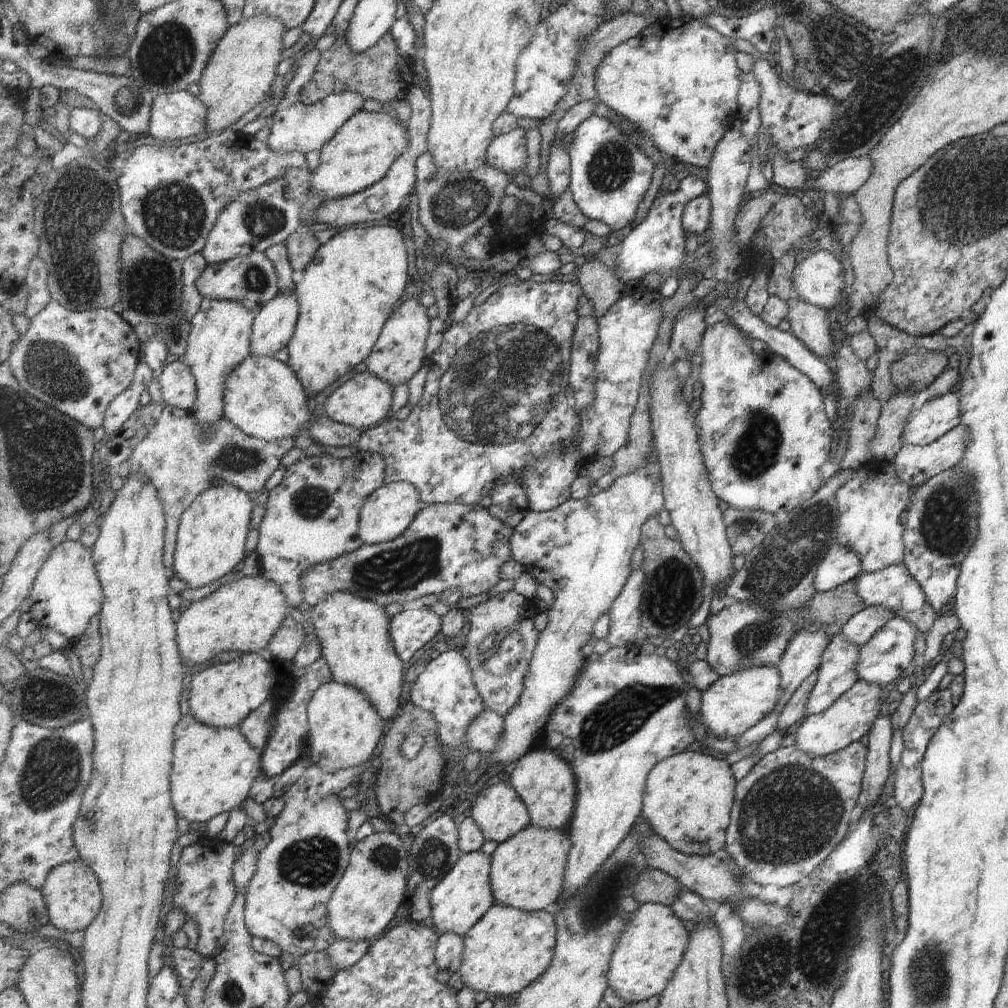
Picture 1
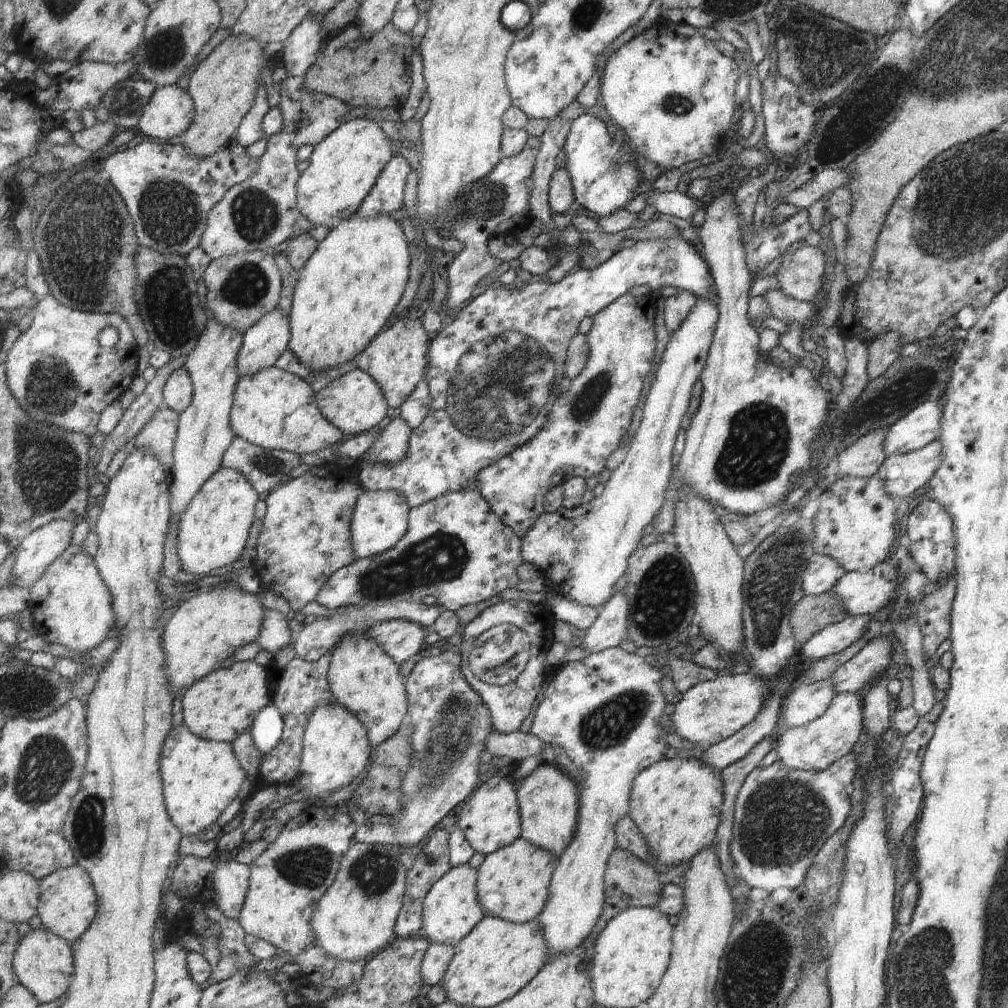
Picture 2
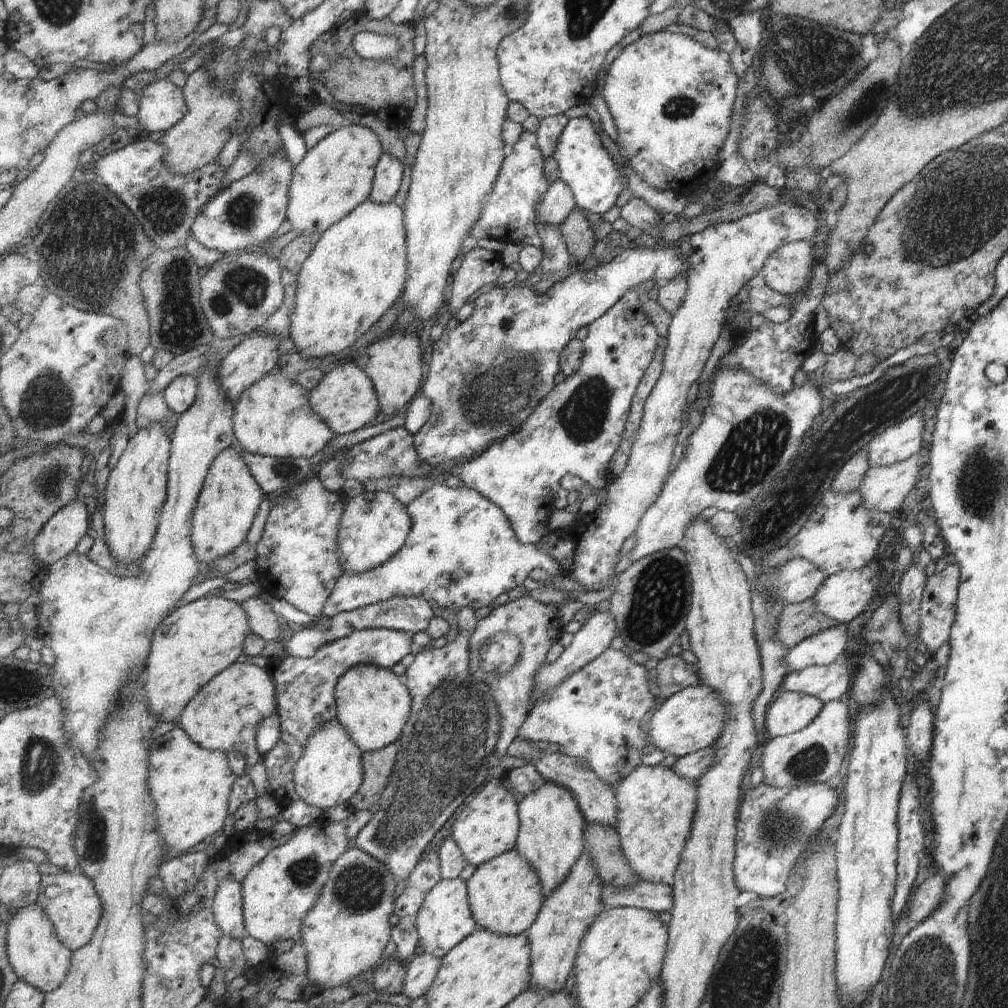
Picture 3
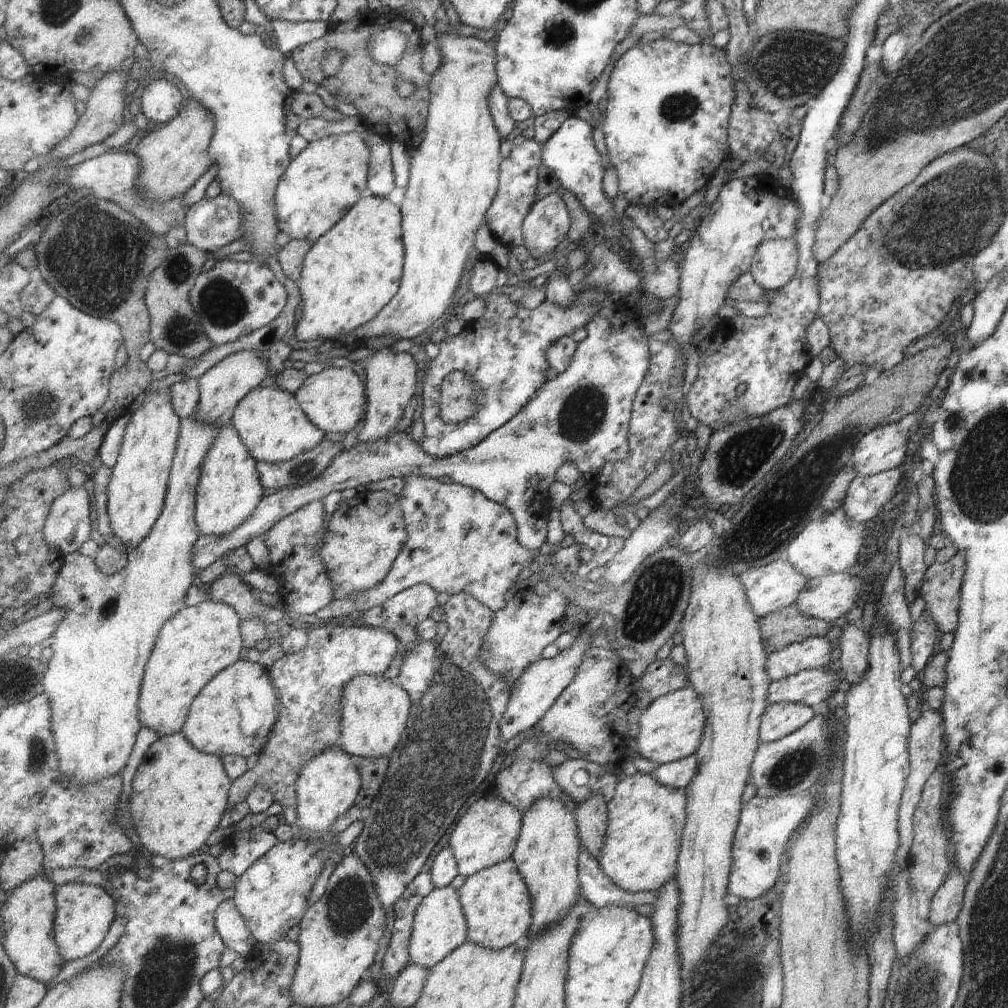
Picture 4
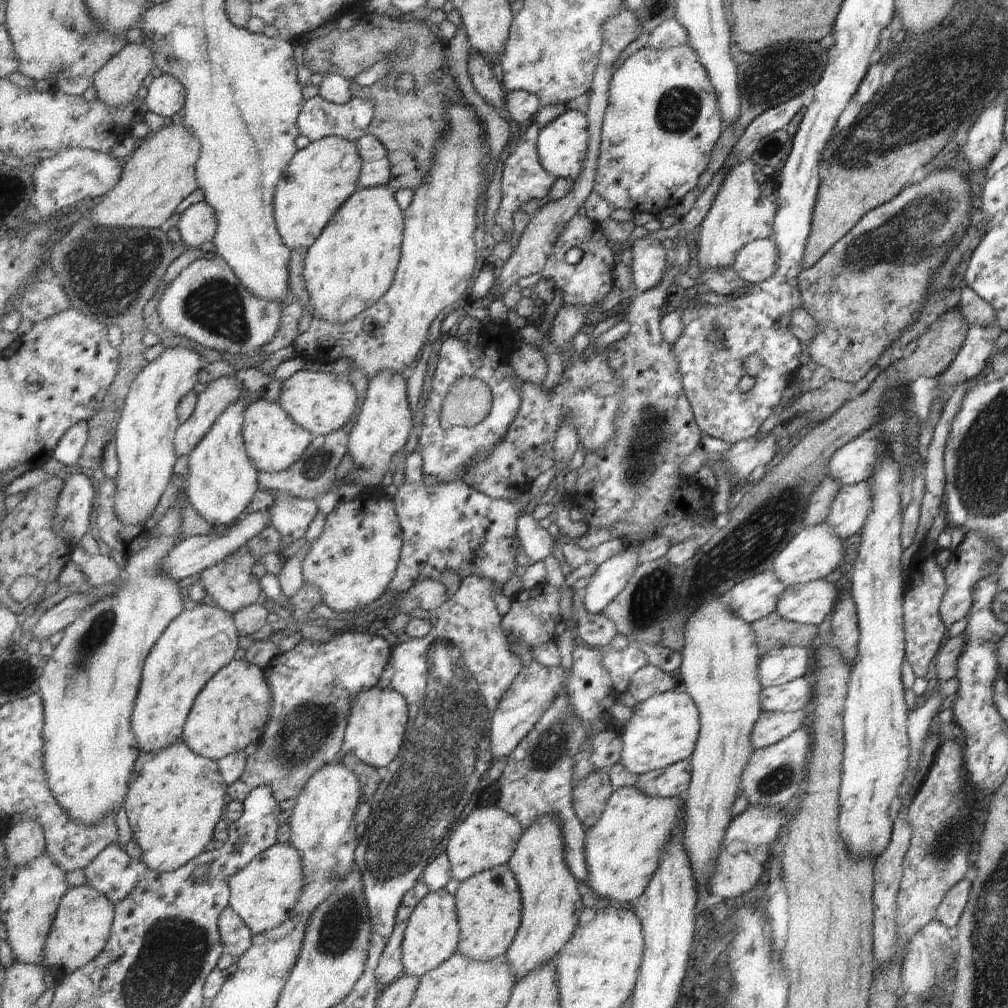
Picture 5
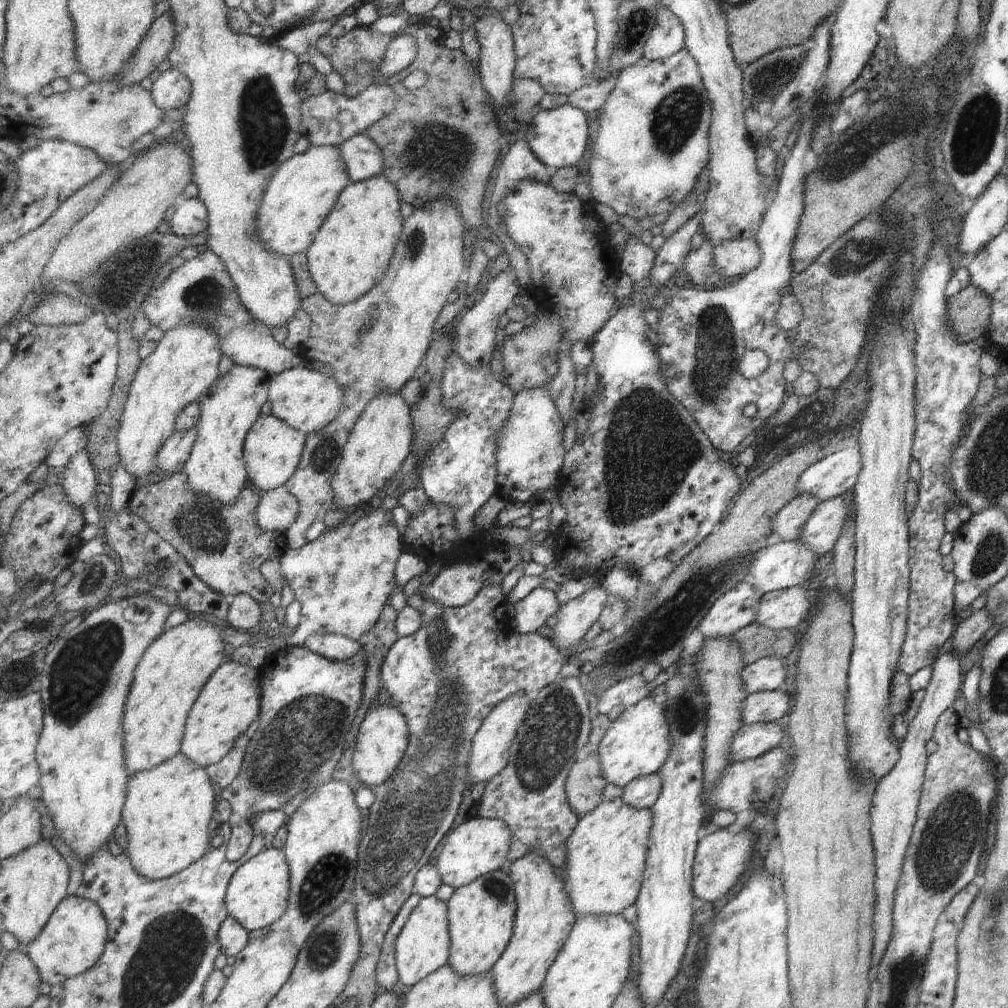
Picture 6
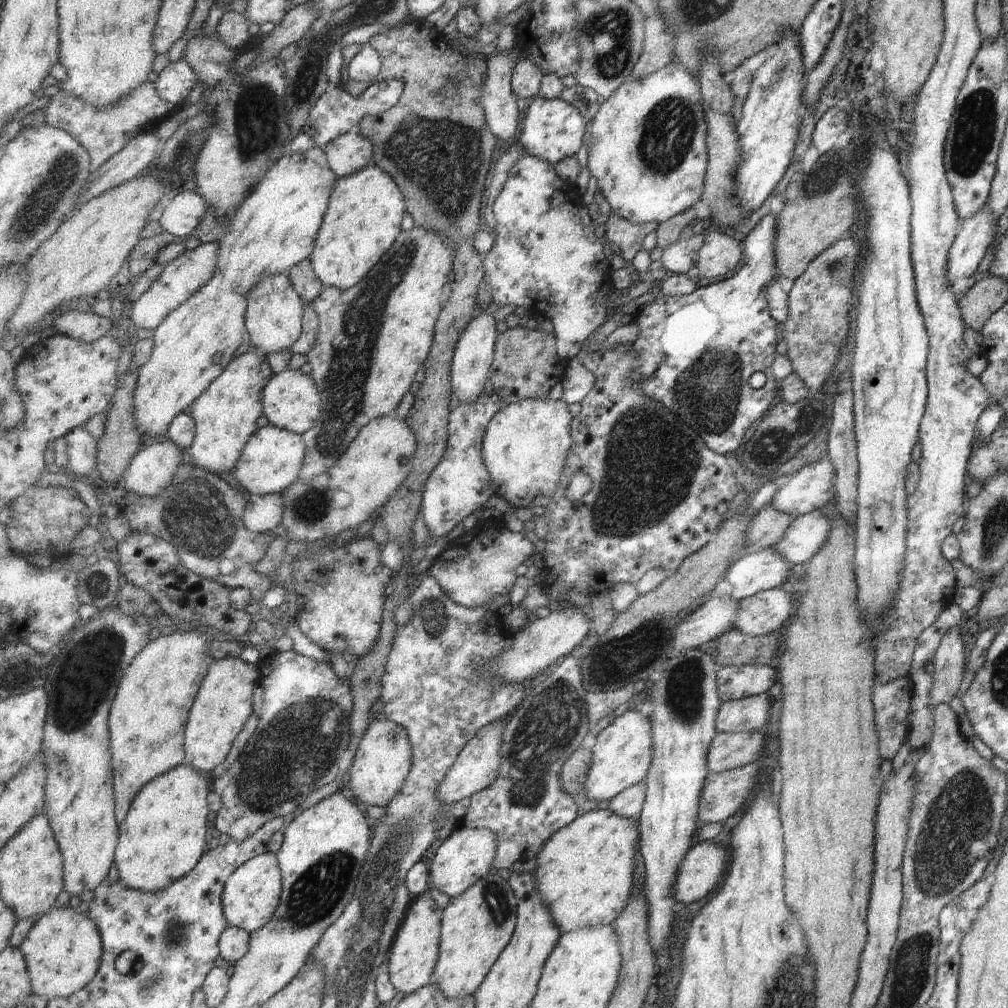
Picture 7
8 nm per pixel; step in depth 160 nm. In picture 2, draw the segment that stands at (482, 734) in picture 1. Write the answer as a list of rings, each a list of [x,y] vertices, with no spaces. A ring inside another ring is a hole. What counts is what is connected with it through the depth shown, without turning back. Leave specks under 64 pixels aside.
[[[494,728],[484,743],[490,758],[507,756],[511,761],[521,763],[529,756],[537,755],[543,761],[540,754],[545,742],[527,728],[509,734],[503,734]]]

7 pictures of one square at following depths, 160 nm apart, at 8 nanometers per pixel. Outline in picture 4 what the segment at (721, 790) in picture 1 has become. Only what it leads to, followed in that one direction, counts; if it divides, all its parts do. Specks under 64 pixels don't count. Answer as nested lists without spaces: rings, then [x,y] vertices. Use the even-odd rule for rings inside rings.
[[[636,772],[619,781],[608,815],[608,833],[598,861],[617,886],[628,891],[658,891],[676,878],[688,818],[687,789],[661,784],[652,773]]]

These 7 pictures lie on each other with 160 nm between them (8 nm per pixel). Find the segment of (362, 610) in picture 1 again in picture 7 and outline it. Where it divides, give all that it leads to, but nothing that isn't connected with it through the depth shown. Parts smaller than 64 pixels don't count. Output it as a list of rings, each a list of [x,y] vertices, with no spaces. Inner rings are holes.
[[[373,719],[350,767],[353,796],[369,806],[386,807],[398,795],[412,767],[413,745],[407,730],[395,721]]]

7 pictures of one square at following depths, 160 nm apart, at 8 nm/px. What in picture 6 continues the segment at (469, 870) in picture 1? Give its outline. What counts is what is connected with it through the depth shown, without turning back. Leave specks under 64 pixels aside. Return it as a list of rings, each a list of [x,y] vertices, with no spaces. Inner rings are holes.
[[[434,895],[423,897],[419,906],[411,913],[396,942],[396,963],[401,982],[407,987],[412,987],[432,975],[433,971],[444,967],[449,962],[451,948],[448,903]]]

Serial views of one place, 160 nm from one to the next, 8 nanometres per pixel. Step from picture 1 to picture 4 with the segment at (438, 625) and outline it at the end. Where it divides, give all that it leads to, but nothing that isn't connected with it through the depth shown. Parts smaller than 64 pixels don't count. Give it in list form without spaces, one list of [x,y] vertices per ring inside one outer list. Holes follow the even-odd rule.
[[[330,623],[309,628],[308,646],[301,652],[286,654],[269,668],[280,697],[280,716],[266,747],[259,754],[257,765],[232,781],[231,807],[244,803],[257,787],[265,787],[283,807],[289,824],[299,829],[296,784],[309,760],[328,748],[339,746],[343,731],[344,686],[357,675],[385,674],[400,648],[393,632],[379,627],[347,627]]]

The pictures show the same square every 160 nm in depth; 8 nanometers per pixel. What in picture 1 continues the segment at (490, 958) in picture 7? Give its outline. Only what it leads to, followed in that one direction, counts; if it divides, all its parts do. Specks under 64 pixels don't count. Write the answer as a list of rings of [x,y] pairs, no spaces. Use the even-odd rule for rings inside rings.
[[[537,825],[528,826],[499,844],[492,854],[492,889],[497,903],[511,905],[516,909],[535,912],[554,908],[554,904],[562,896],[564,882],[566,881],[566,870],[568,868],[568,858],[572,850],[573,842],[568,830],[565,829],[544,829]]]

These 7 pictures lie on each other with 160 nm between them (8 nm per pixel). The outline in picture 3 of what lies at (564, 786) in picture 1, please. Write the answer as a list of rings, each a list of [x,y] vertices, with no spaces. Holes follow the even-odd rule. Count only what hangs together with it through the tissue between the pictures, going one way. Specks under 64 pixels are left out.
[[[547,781],[543,787],[535,792],[530,792],[527,796],[519,798],[520,805],[520,834],[516,849],[533,865],[533,868],[540,876],[541,886],[544,888],[545,898],[552,890],[569,876],[573,865],[584,853],[587,820],[580,809],[578,800],[569,789],[563,785],[558,785],[553,781]]]

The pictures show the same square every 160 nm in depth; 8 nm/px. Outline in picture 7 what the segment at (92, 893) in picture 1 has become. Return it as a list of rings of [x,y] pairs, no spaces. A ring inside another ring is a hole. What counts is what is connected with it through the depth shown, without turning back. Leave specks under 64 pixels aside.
[[[71,907],[47,911],[29,930],[19,946],[28,962],[33,996],[50,1001],[68,997],[85,988],[100,971],[104,960],[104,942],[98,924],[88,915]]]

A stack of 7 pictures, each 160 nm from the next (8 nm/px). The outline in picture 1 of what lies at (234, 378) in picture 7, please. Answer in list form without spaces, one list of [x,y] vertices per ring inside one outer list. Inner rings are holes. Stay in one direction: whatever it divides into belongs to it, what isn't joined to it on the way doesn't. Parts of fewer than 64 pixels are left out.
[[[231,483],[213,484],[200,494],[182,516],[171,573],[184,580],[189,588],[201,588],[225,574],[230,575],[248,554],[245,544],[252,528],[254,506],[249,494]]]

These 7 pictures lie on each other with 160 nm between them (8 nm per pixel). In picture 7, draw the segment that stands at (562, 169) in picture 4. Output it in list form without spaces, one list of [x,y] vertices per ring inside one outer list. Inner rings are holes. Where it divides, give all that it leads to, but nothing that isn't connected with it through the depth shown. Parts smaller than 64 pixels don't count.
[[[537,96],[527,110],[520,142],[532,156],[540,157],[555,166],[568,157],[576,156],[584,140],[588,139],[589,127],[590,123],[585,120],[585,116],[569,102]]]

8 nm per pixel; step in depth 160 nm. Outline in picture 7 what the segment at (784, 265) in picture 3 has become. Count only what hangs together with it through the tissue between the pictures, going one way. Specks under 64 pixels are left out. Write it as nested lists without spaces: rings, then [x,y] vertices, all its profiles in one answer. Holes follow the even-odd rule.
[[[715,228],[706,234],[705,244],[699,252],[699,260],[692,275],[719,278],[736,272],[744,259],[744,250],[741,250],[739,243],[740,237],[726,230]]]

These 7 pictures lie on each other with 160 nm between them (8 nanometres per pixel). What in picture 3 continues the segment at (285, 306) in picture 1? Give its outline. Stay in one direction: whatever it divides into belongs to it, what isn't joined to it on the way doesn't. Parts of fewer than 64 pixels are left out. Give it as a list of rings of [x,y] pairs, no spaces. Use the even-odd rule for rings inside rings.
[[[252,333],[245,340],[238,344],[224,359],[221,360],[217,366],[217,372],[220,378],[220,383],[224,388],[223,392],[227,394],[229,400],[237,403],[238,398],[247,390],[252,384],[260,381],[264,376],[271,374],[273,369],[277,368],[277,360],[279,360],[281,339],[277,338],[271,333]]]

